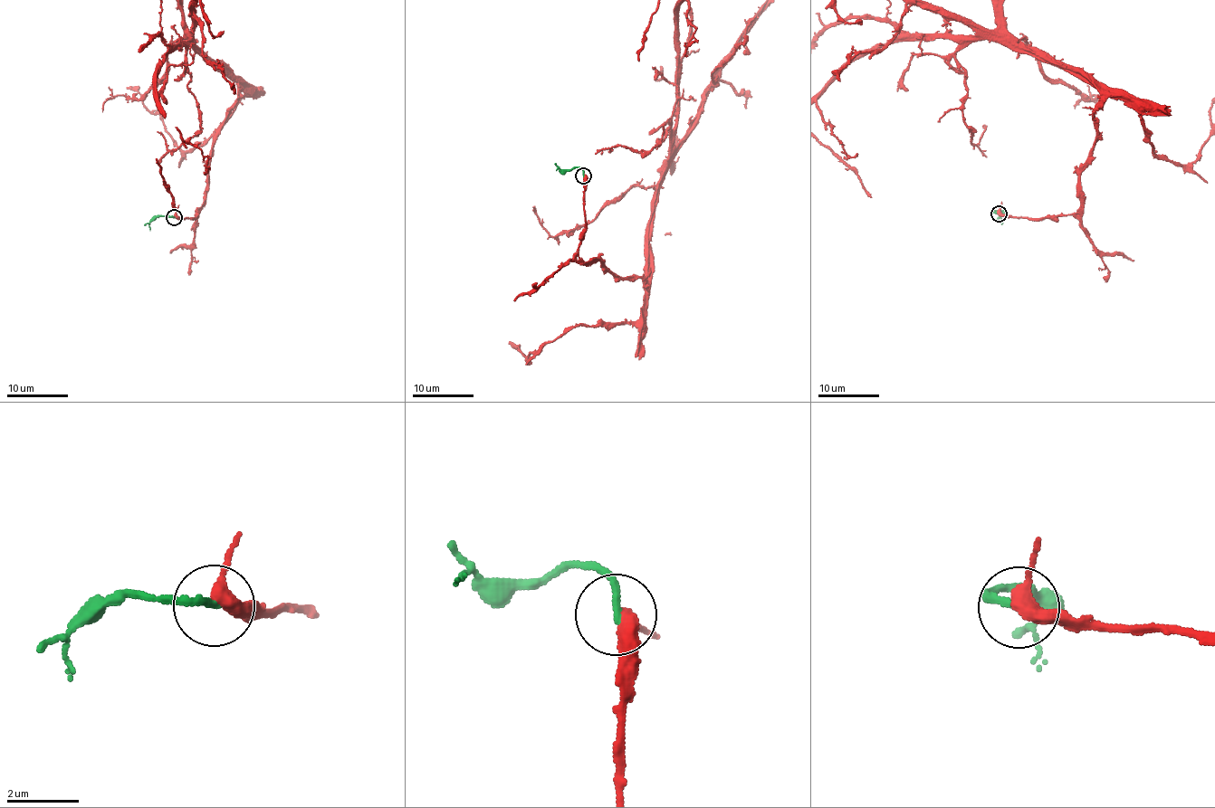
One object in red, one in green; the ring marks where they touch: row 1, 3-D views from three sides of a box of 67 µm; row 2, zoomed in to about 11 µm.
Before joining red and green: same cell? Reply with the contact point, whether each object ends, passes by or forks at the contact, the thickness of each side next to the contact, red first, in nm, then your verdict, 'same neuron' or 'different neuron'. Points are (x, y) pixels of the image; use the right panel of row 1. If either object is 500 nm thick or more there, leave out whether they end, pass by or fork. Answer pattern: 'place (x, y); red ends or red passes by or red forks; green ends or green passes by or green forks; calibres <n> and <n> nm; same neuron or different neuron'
place (999, 213); red passes by; green ends; calibres 360 and 190 nm; same neuron

